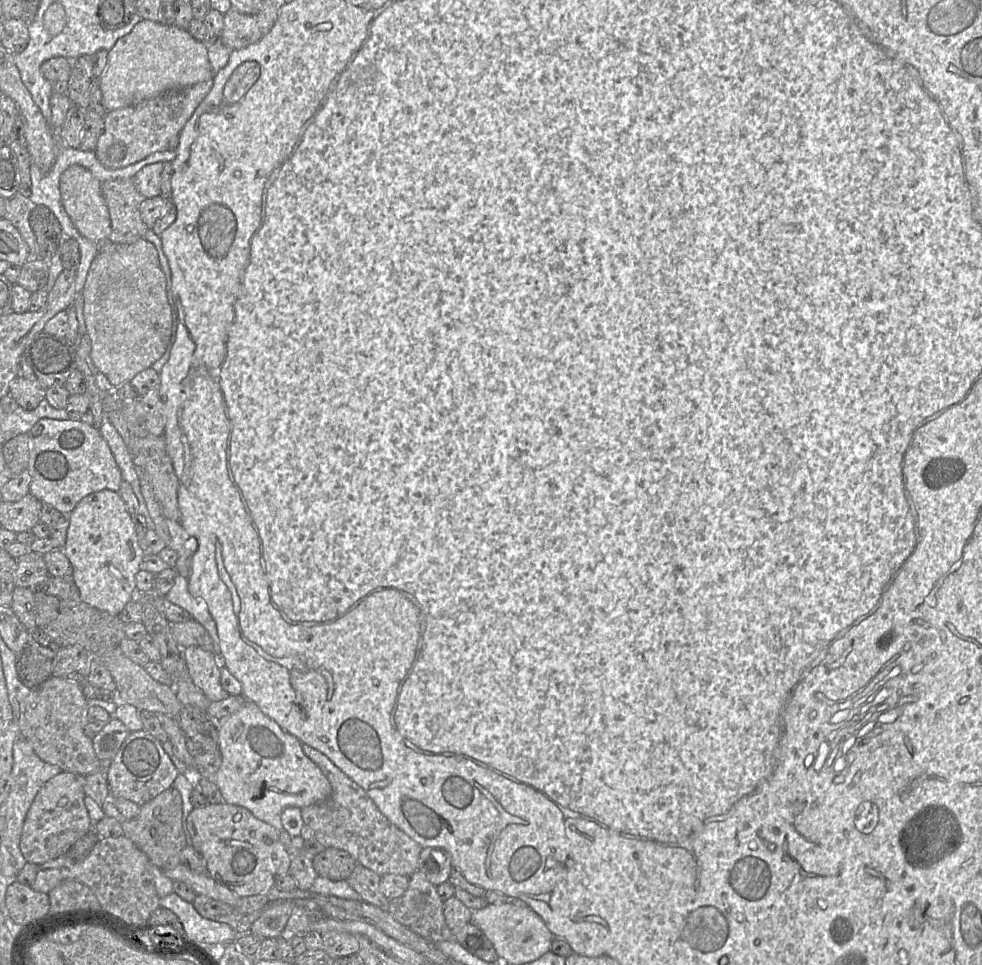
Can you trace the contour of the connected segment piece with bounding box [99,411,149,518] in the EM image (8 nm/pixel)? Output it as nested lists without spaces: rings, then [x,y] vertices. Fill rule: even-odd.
[[[104,411],[99,431],[107,442],[115,458],[116,464],[121,472],[122,479],[130,484],[135,496],[137,497],[140,513],[144,518],[145,516],[149,516],[148,508],[140,491],[139,477],[136,473],[132,457],[121,435],[104,414]]]

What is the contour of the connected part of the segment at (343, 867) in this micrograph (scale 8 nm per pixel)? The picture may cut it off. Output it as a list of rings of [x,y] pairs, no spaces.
[[[326,848],[312,858],[312,864],[318,876],[341,881],[347,880],[359,863],[346,851]]]

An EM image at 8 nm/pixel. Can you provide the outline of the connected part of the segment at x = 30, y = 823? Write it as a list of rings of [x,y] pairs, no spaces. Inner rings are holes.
[[[61,771],[40,789],[24,821],[20,850],[28,863],[40,865],[60,857],[91,830],[90,818],[84,803],[84,776]]]

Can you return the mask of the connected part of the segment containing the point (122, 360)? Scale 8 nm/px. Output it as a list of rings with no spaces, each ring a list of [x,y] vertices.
[[[140,238],[130,244],[115,244],[109,241],[98,243],[98,252],[92,260],[84,287],[82,289],[83,296],[83,314],[87,330],[91,343],[91,359],[94,366],[102,372],[109,382],[116,386],[123,383],[128,383],[135,377],[139,372],[150,368],[157,360],[159,360],[166,351],[167,345],[171,338],[172,330],[172,314],[171,308],[167,299],[166,294],[166,277],[159,264],[158,252],[155,246],[147,241],[146,239]]]

